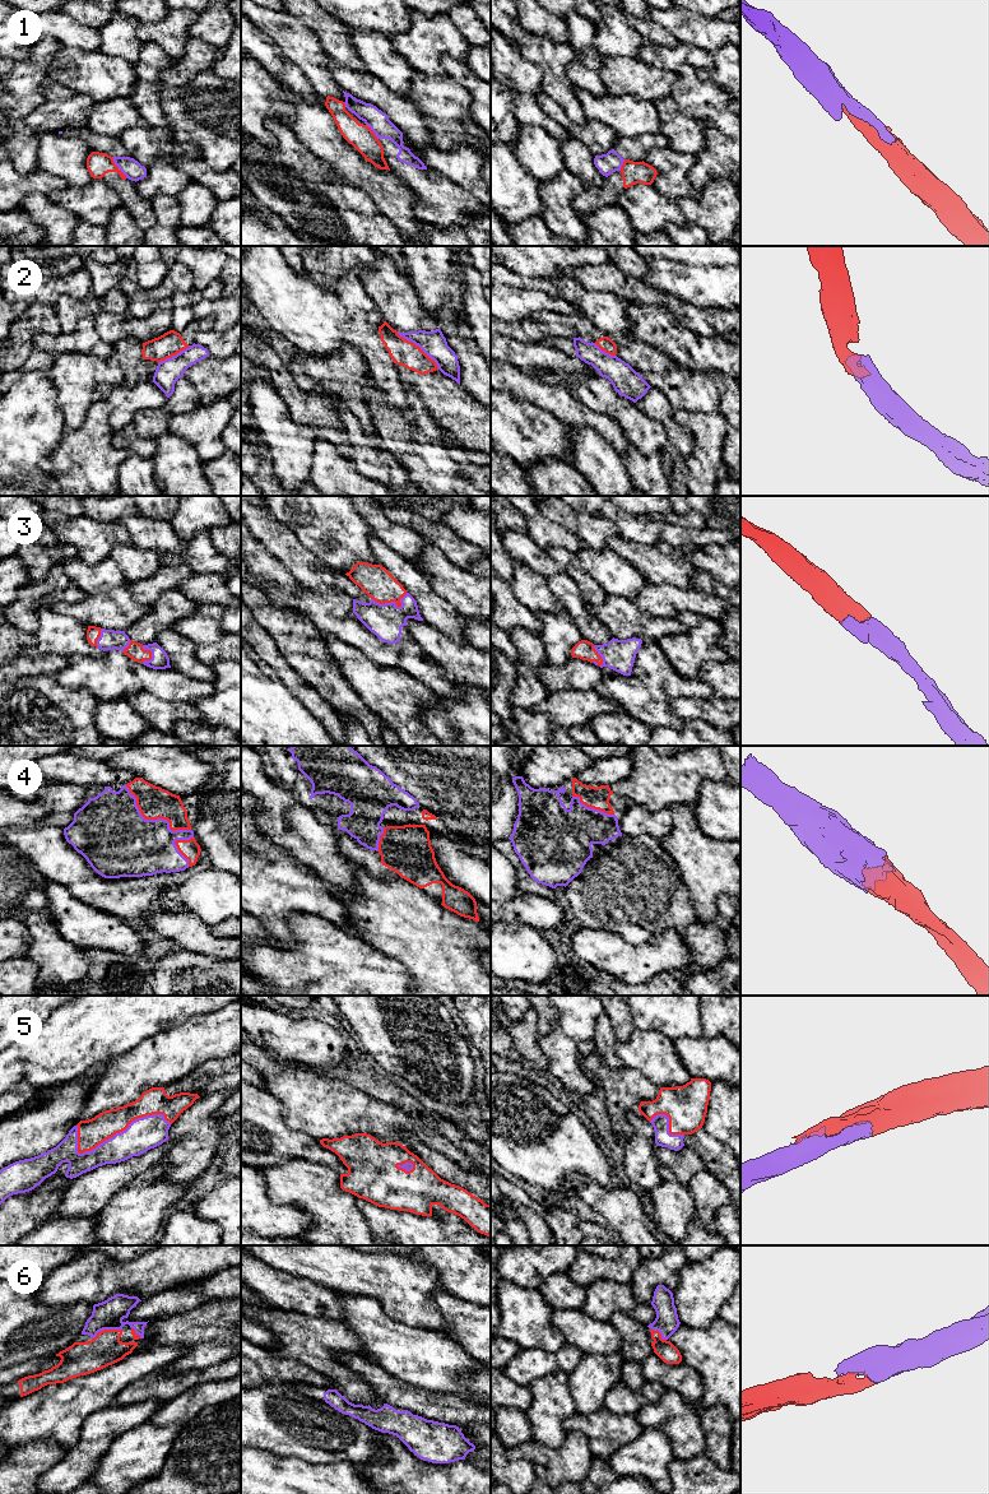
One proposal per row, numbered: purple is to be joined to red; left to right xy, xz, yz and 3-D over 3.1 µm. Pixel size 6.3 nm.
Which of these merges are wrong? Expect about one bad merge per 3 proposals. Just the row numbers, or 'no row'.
1, 2

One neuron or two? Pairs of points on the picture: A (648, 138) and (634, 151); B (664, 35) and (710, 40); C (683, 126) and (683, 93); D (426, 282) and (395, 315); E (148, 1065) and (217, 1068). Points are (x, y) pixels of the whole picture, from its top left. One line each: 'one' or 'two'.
A: one
B: two
C: two
D: two
E: two

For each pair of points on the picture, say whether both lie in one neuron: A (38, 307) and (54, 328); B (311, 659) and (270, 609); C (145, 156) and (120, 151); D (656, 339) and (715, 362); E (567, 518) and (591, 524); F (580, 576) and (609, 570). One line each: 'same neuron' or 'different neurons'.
A: same neuron
B: same neuron
C: different neurons
D: same neuron
E: same neuron
F: different neurons

